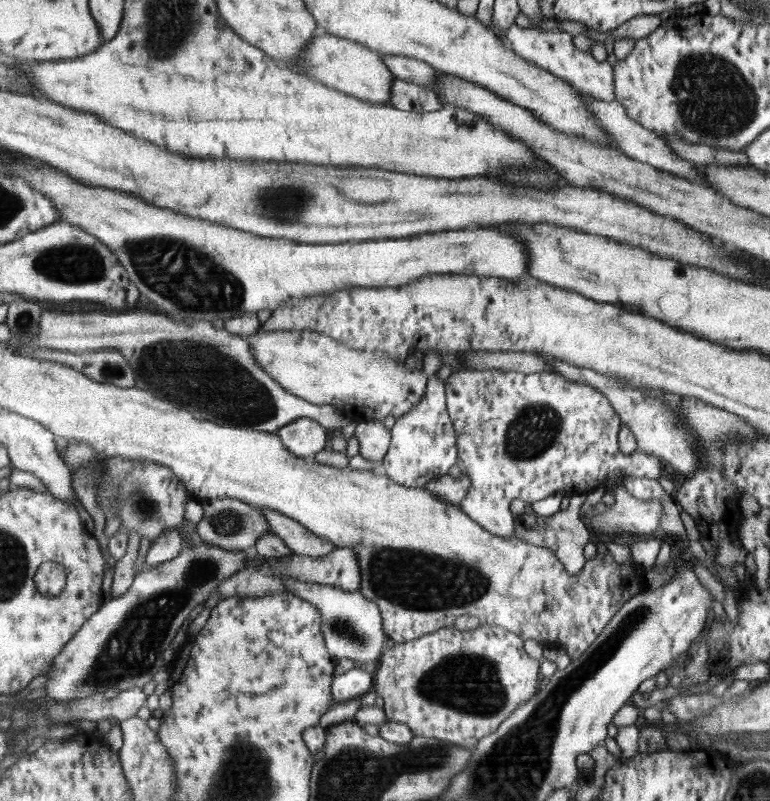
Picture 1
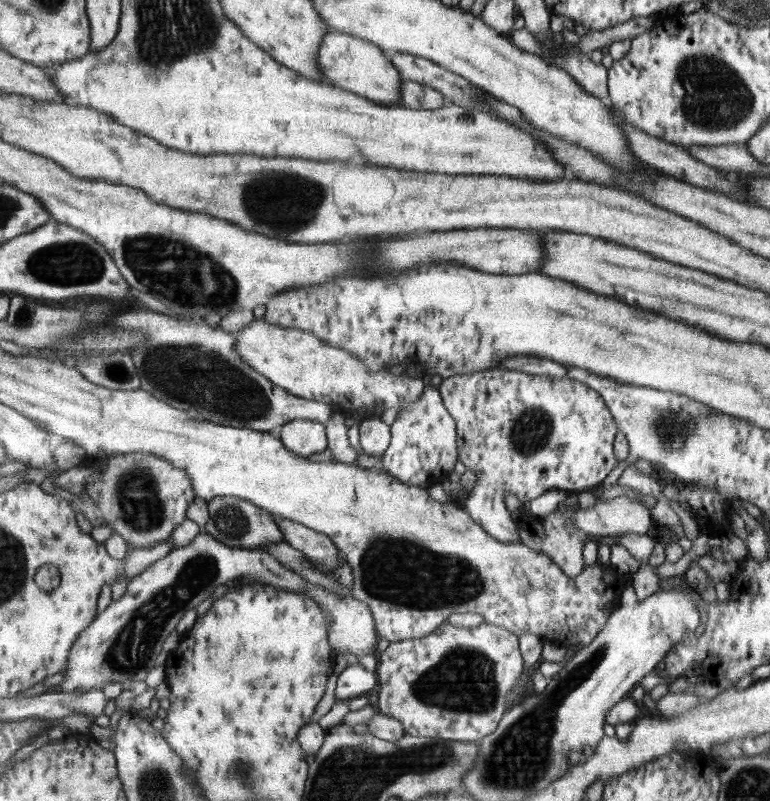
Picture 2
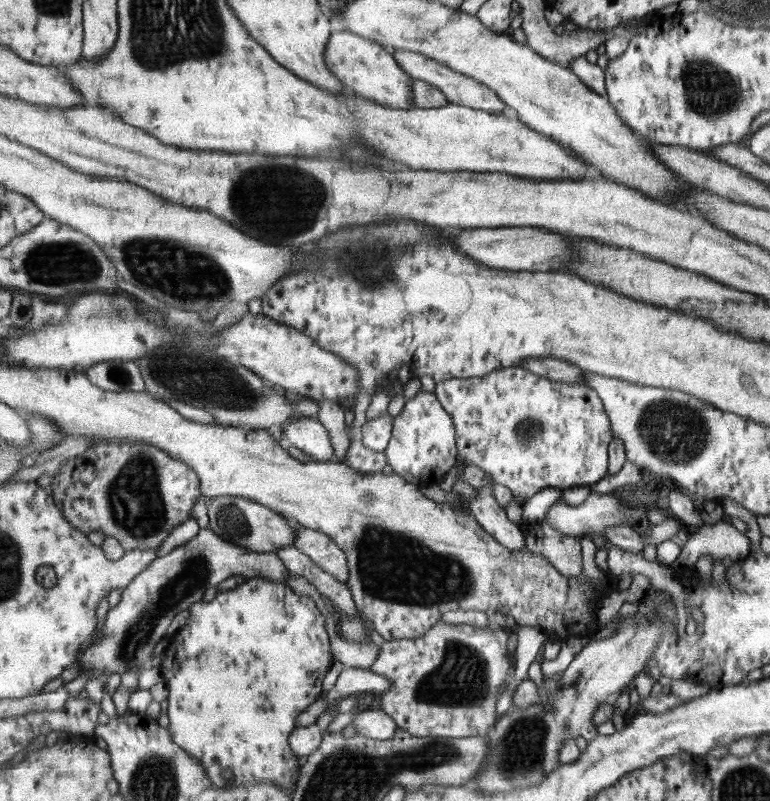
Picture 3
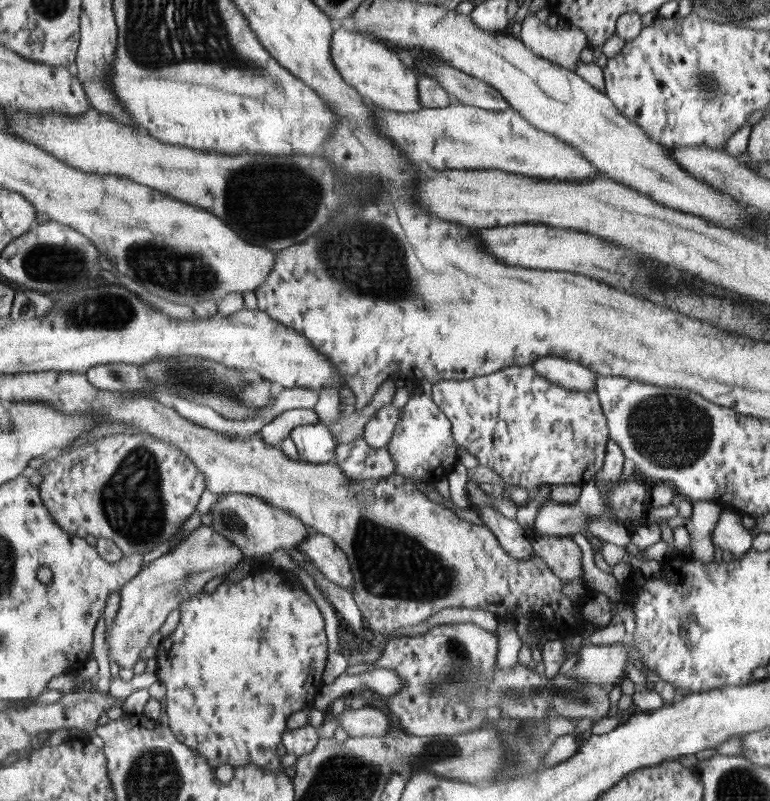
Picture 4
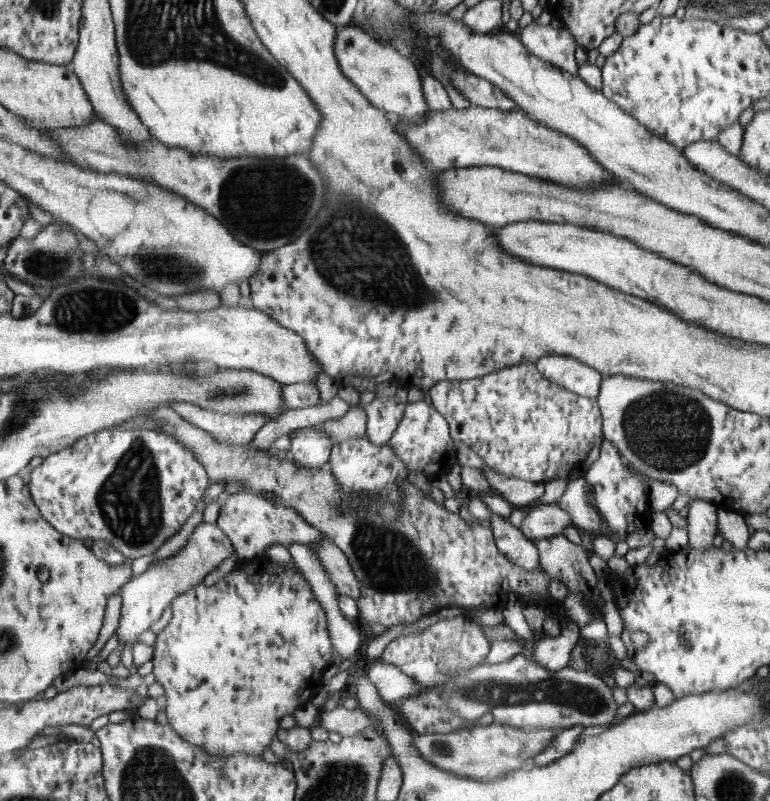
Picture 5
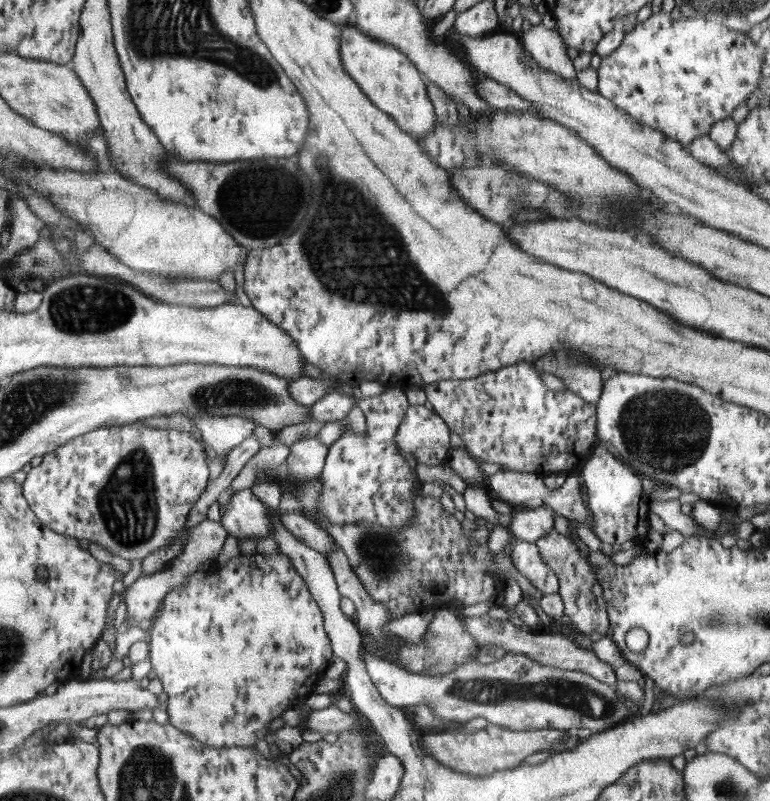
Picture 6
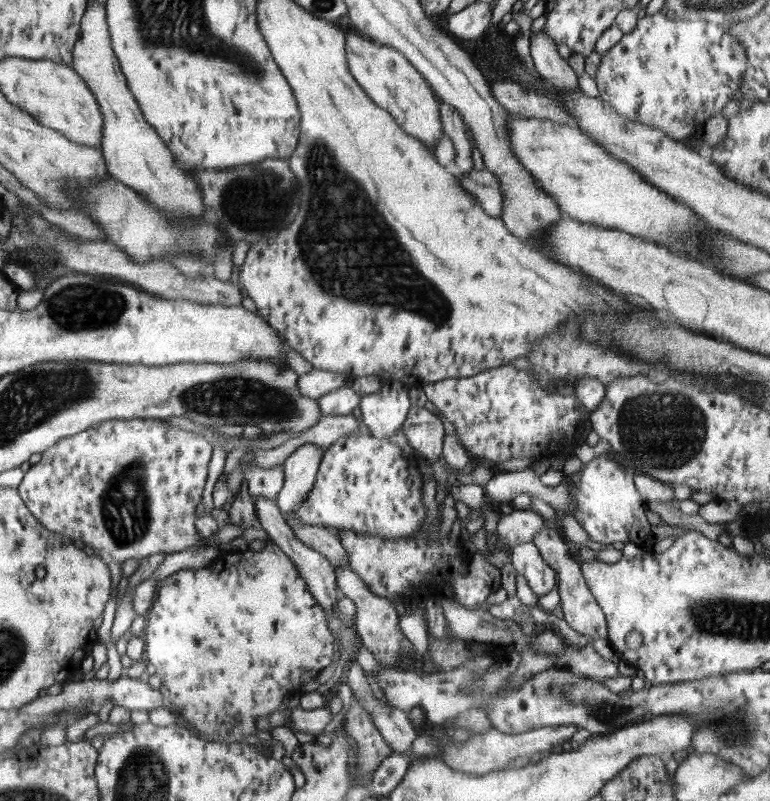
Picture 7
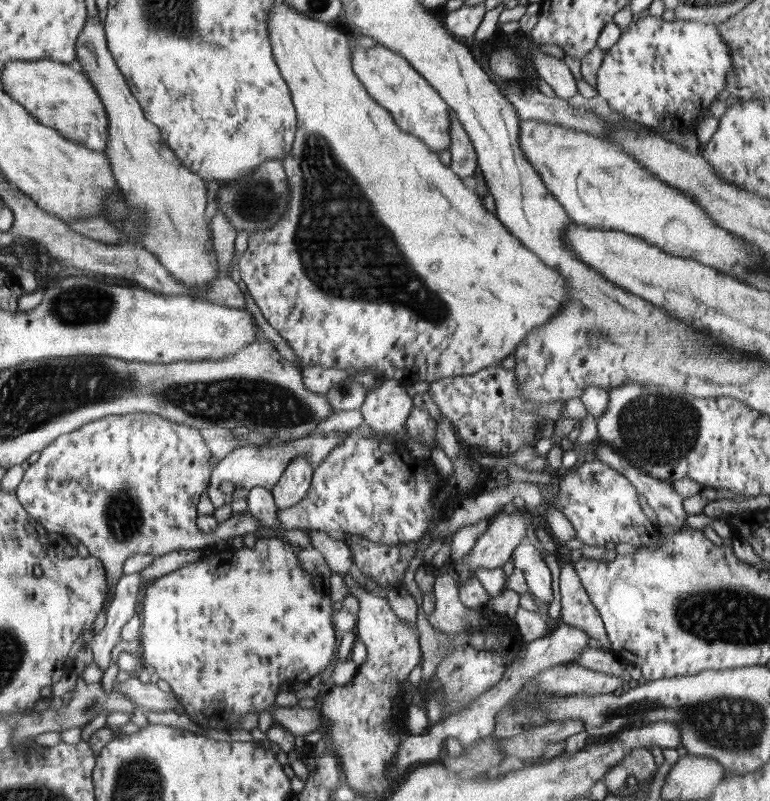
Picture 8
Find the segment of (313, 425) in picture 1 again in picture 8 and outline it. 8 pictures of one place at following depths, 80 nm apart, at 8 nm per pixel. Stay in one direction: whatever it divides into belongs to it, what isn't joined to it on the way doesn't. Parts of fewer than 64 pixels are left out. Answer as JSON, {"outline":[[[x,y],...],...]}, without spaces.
{"outline":[[[294,458],[271,490],[277,508],[282,510],[298,504],[311,487],[314,469],[306,458]]]}

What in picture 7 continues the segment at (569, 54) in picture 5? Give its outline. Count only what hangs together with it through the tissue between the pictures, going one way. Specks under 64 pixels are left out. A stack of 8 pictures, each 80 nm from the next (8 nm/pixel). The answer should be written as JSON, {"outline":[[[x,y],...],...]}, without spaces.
{"outline":[[[540,32],[532,34],[530,54],[540,76],[548,83],[552,83],[562,94],[568,94],[580,88],[580,80],[576,80],[576,74],[570,68],[568,60],[564,60],[558,54],[556,42],[546,37],[546,34],[540,34]]]}

